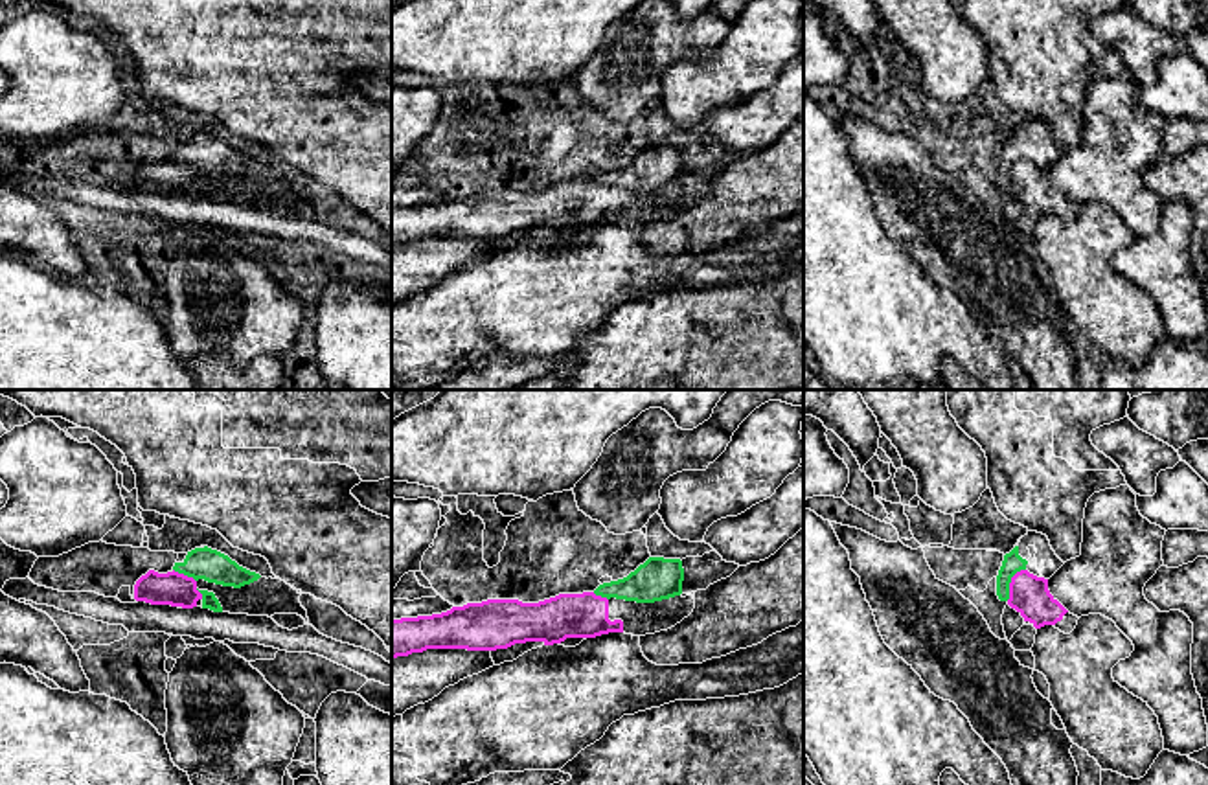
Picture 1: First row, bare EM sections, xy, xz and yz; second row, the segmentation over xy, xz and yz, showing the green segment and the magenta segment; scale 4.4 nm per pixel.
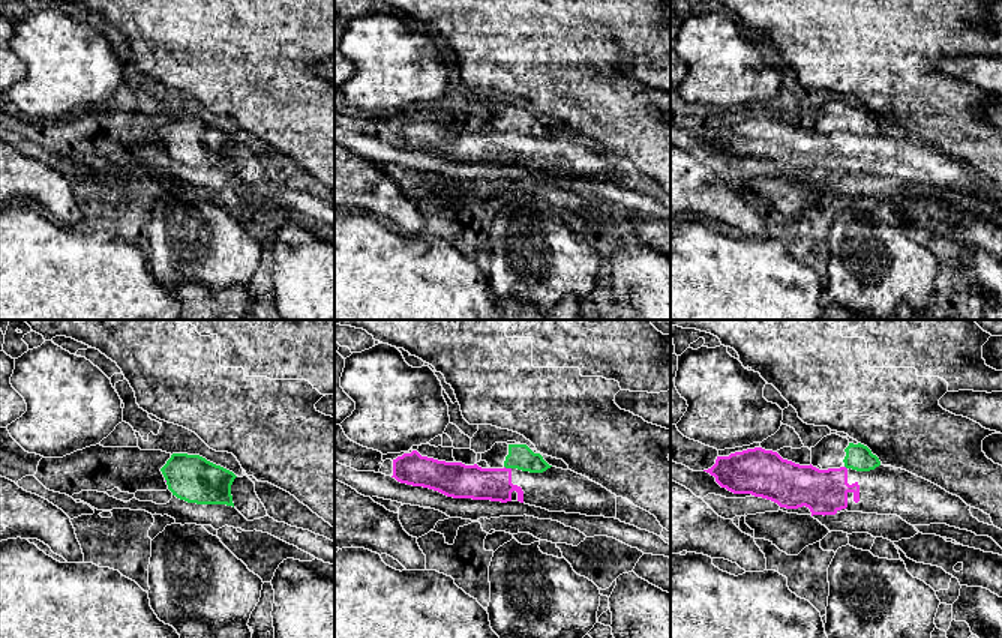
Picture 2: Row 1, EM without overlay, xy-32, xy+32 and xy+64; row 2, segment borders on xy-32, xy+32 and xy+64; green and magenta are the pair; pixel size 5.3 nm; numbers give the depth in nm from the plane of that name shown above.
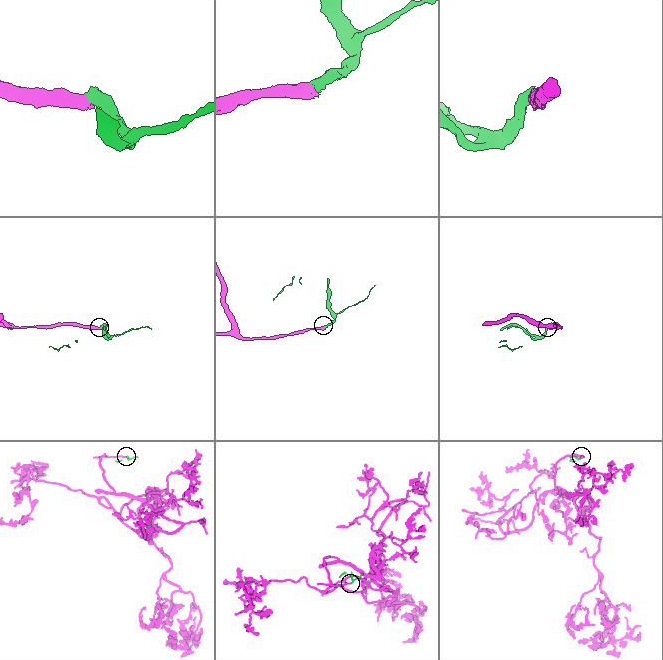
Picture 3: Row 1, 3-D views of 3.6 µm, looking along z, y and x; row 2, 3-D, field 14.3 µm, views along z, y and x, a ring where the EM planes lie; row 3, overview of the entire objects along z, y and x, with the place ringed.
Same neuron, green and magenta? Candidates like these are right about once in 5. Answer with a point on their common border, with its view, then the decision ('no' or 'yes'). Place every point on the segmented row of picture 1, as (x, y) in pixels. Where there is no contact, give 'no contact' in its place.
contact yz (1010, 581); no

